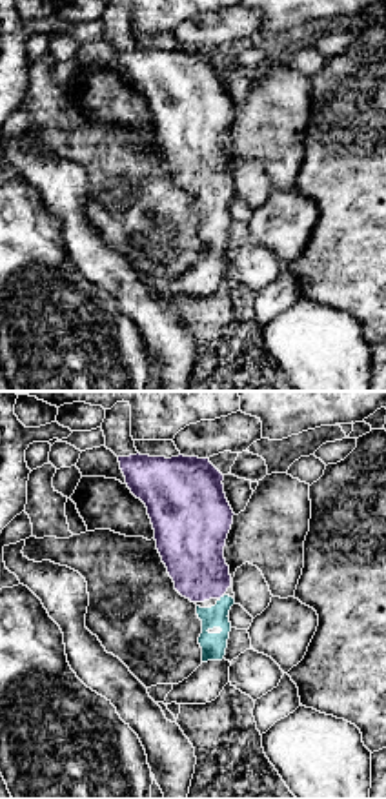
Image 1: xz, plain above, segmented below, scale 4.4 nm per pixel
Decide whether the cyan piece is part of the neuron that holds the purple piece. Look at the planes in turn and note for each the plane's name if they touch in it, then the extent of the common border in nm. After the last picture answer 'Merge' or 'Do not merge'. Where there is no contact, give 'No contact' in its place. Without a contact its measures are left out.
Touches purple in xz. Shared border 30 nm

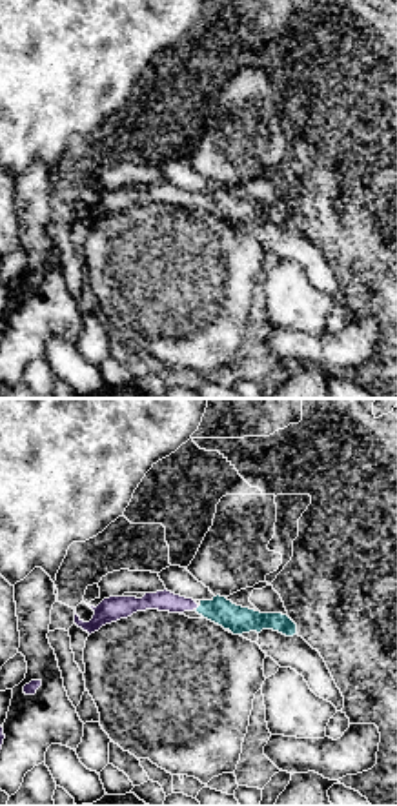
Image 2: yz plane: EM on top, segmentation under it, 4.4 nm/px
No contact

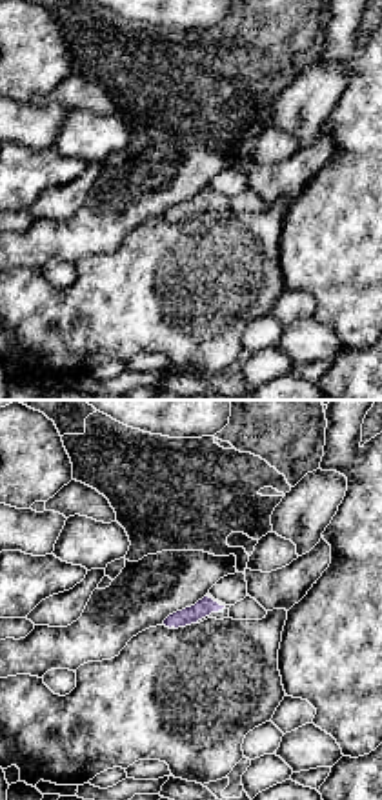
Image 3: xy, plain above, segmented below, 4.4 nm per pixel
Touches purple in xy. Shared border 40 nm

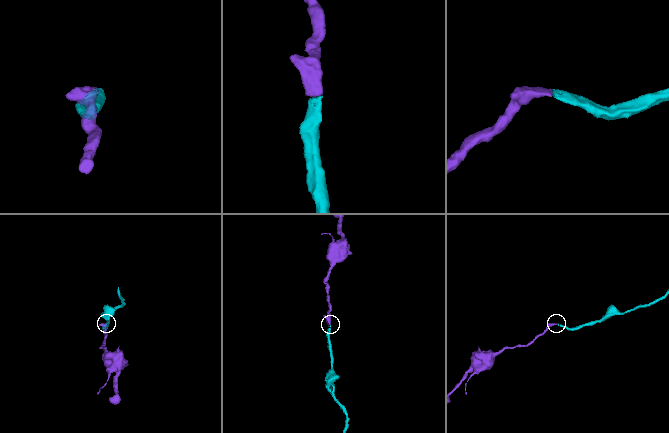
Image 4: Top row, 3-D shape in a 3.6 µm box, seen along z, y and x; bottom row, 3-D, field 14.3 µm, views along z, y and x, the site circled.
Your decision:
Merge

